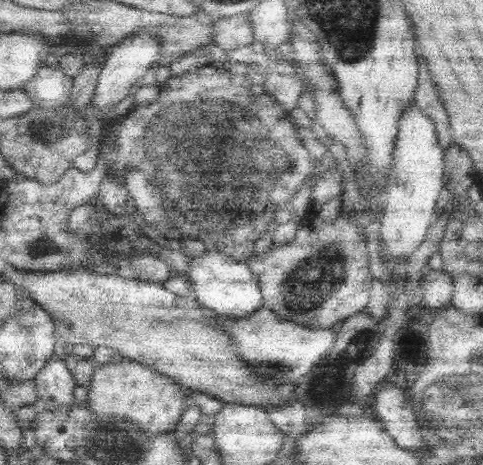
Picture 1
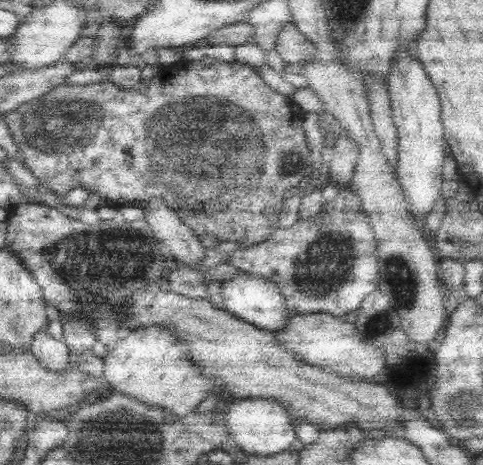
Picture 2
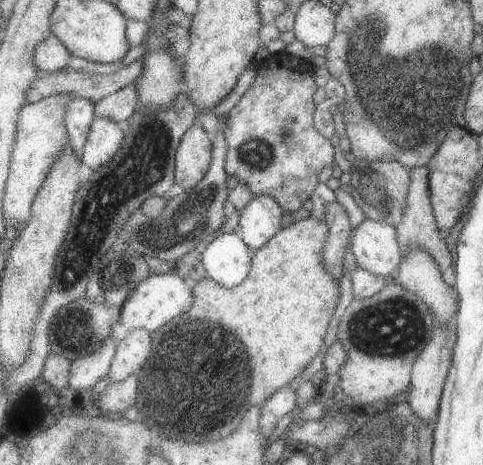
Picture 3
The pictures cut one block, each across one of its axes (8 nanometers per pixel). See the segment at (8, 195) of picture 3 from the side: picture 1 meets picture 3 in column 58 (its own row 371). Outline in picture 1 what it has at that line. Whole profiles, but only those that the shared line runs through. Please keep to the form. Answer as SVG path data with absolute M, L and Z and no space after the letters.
M122 358L118 364L100 366L88 386L88 410L98 420L120 420L136 426L144 438L174 434L180 416L186 410L188 388L182 388L172 378L146 368L140 362Z

